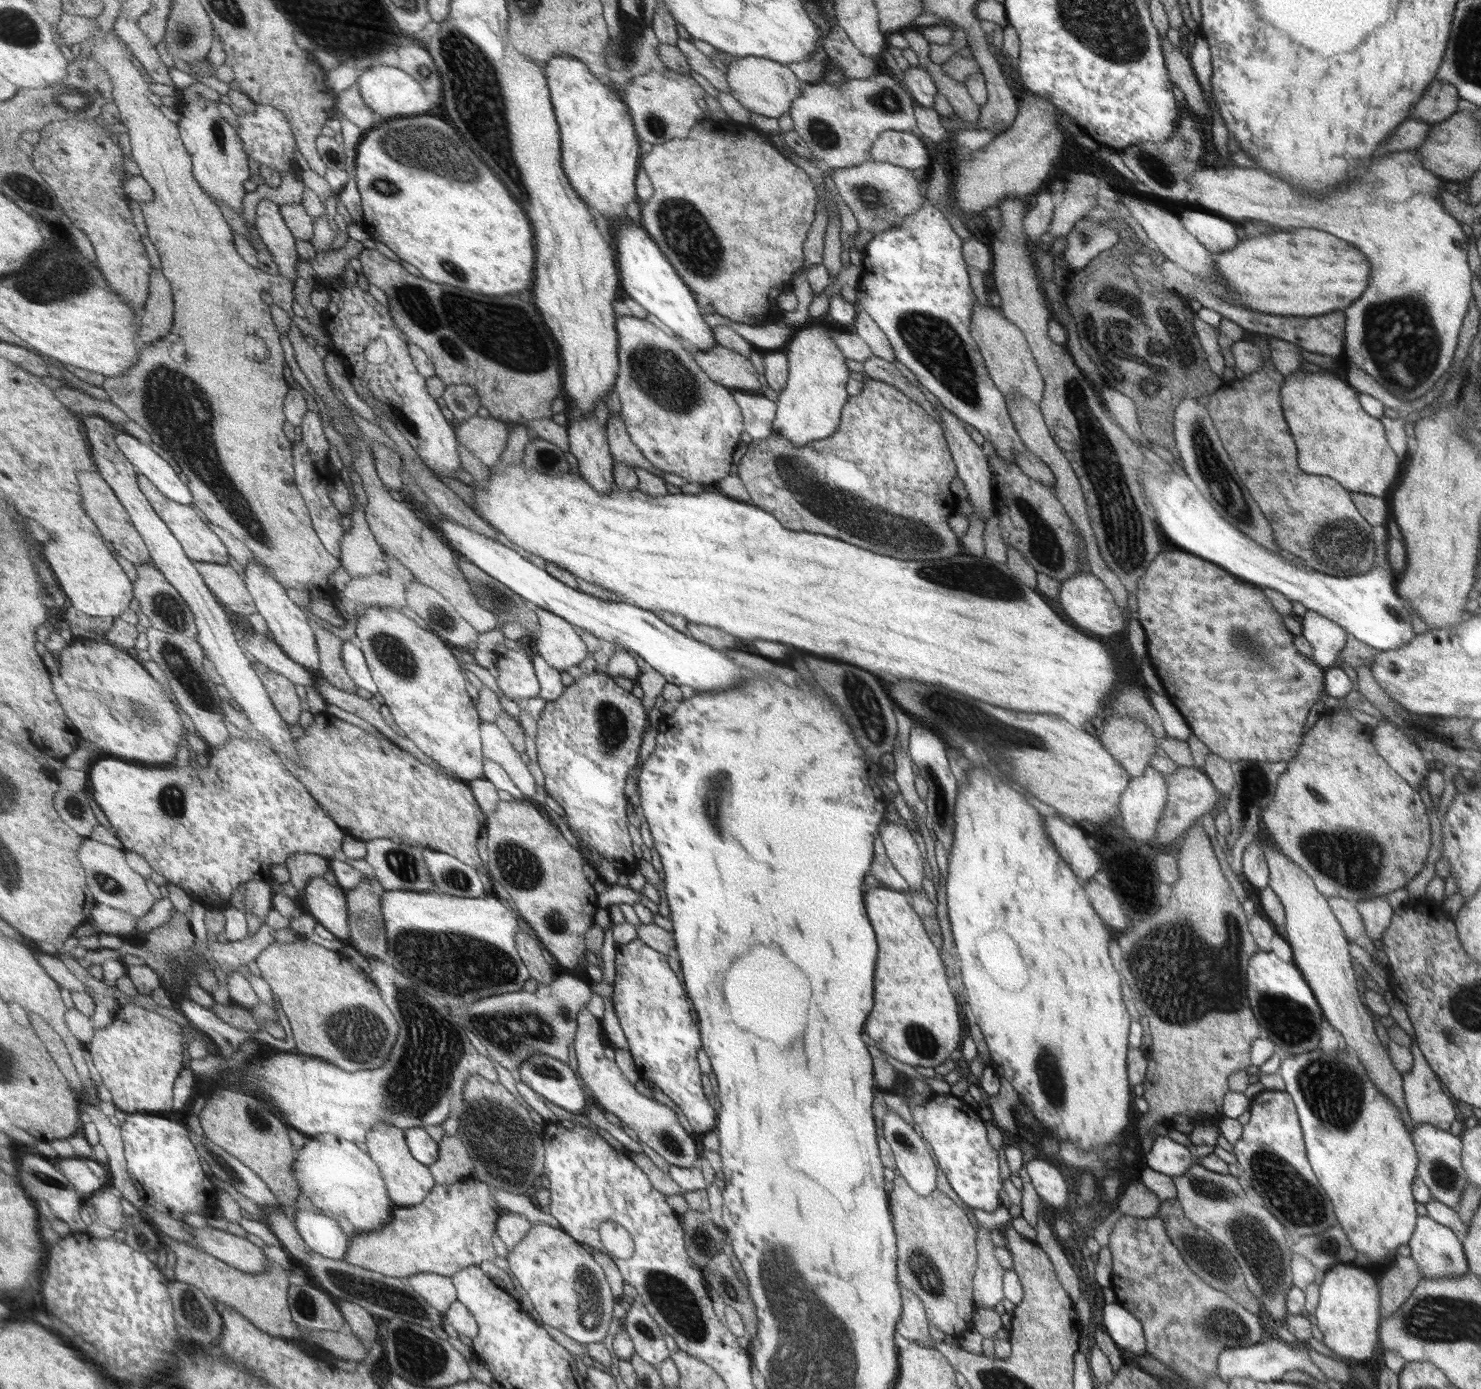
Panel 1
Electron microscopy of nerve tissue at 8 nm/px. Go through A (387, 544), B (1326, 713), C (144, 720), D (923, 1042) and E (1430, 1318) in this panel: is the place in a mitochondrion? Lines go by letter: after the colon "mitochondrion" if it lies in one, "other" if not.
A: other
B: other
C: mitochondrion
D: mitochondrion
E: mitochondrion

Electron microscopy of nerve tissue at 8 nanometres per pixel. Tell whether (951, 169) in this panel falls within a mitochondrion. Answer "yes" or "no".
no

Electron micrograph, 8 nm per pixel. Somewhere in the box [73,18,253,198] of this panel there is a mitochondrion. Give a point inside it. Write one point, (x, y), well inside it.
(216, 130)

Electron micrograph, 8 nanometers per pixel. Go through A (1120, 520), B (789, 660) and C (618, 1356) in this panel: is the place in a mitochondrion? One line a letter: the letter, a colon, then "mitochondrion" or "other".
A: mitochondrion
B: other
C: other

